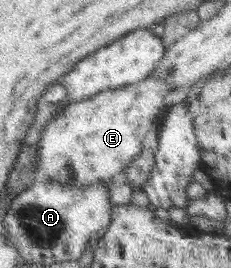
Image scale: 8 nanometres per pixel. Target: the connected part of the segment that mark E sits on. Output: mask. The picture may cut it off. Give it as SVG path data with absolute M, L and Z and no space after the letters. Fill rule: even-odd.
M149 75L143 81L101 91L88 100L70 102L56 118L53 118L43 128L36 157L37 171L39 170L40 173L45 171L49 177L47 181L58 181L63 185L77 185L80 188L100 181L113 183L114 179L122 176L125 167L141 153L143 137L150 132L153 119L157 121L165 114L167 104L163 104L163 97L172 89L173 87L156 75Z

